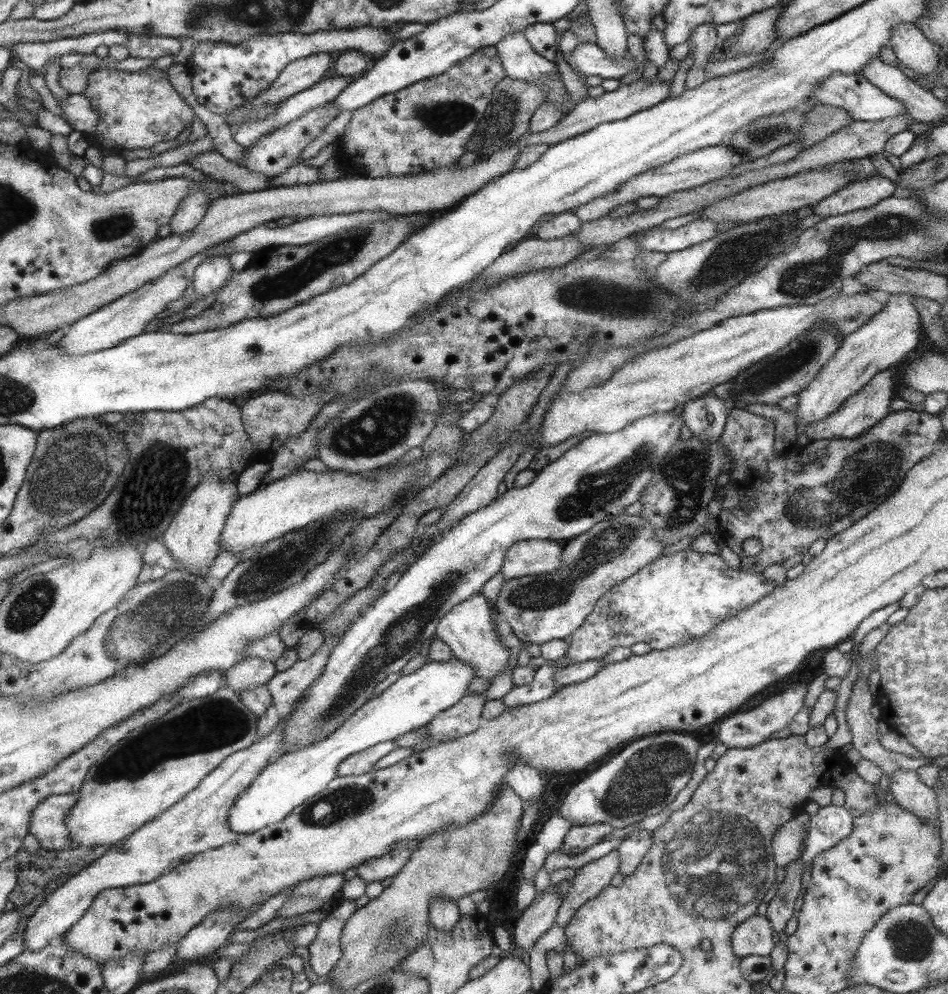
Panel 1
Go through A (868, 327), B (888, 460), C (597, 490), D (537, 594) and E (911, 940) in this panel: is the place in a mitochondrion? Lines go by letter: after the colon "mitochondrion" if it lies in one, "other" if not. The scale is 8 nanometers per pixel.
A: other
B: mitochondrion
C: mitochondrion
D: mitochondrion
E: mitochondrion

